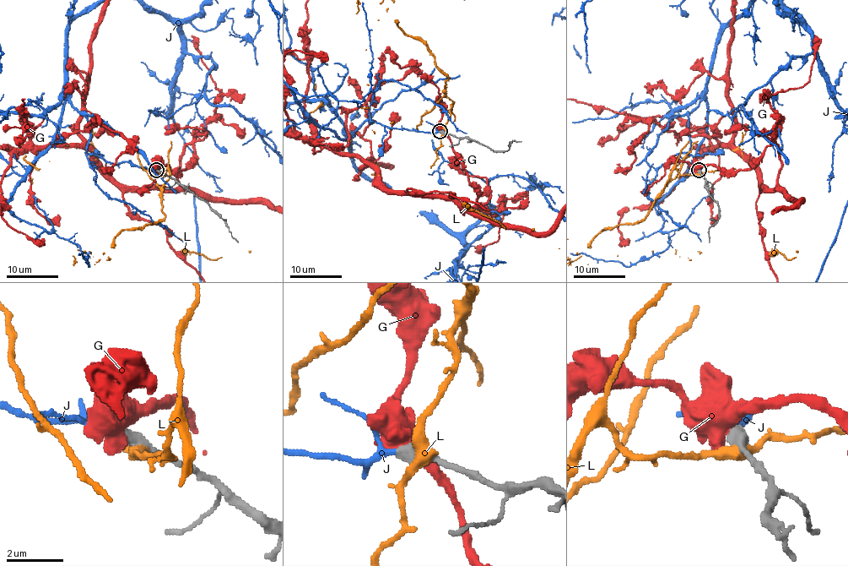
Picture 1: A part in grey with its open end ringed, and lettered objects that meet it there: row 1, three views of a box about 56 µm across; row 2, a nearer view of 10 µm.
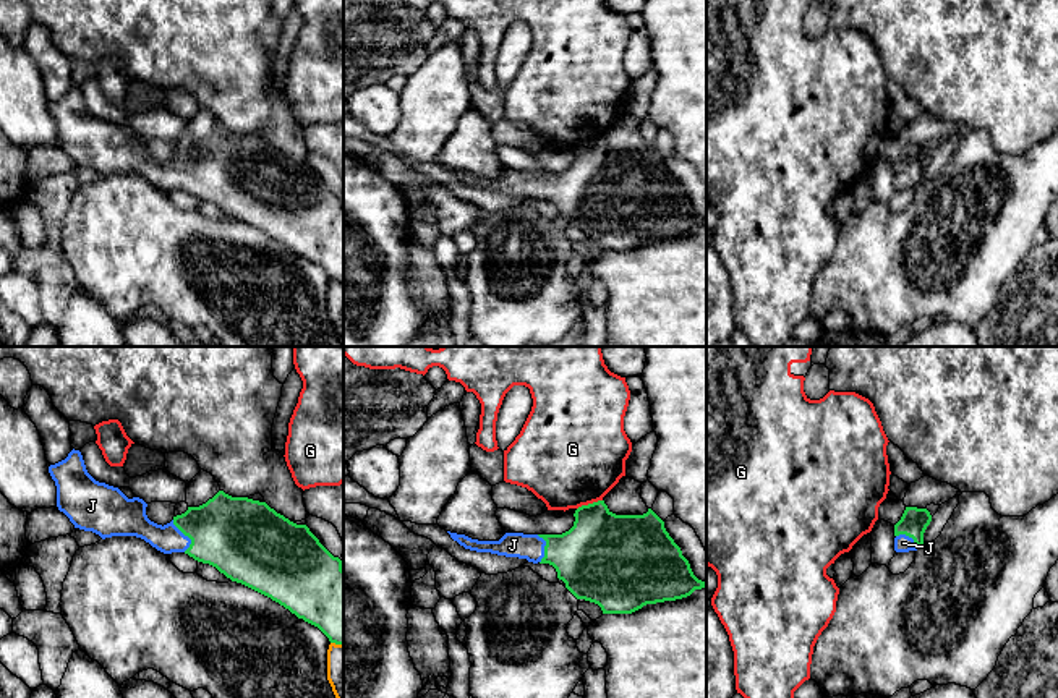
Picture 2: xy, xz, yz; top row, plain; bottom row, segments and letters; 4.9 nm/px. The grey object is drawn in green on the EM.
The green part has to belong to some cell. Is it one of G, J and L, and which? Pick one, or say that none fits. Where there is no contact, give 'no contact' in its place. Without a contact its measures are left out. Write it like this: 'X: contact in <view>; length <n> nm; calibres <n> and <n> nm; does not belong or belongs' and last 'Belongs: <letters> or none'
G: contact in xz; length 140 nm; calibres 400 and 500 nm; does not belong
J: contact in xy; length 170 nm; calibres 380 and 140 nm; belongs
L: contact in xy; length 70 nm; calibres 340 and 160 nm; does not belong
Belongs: J

